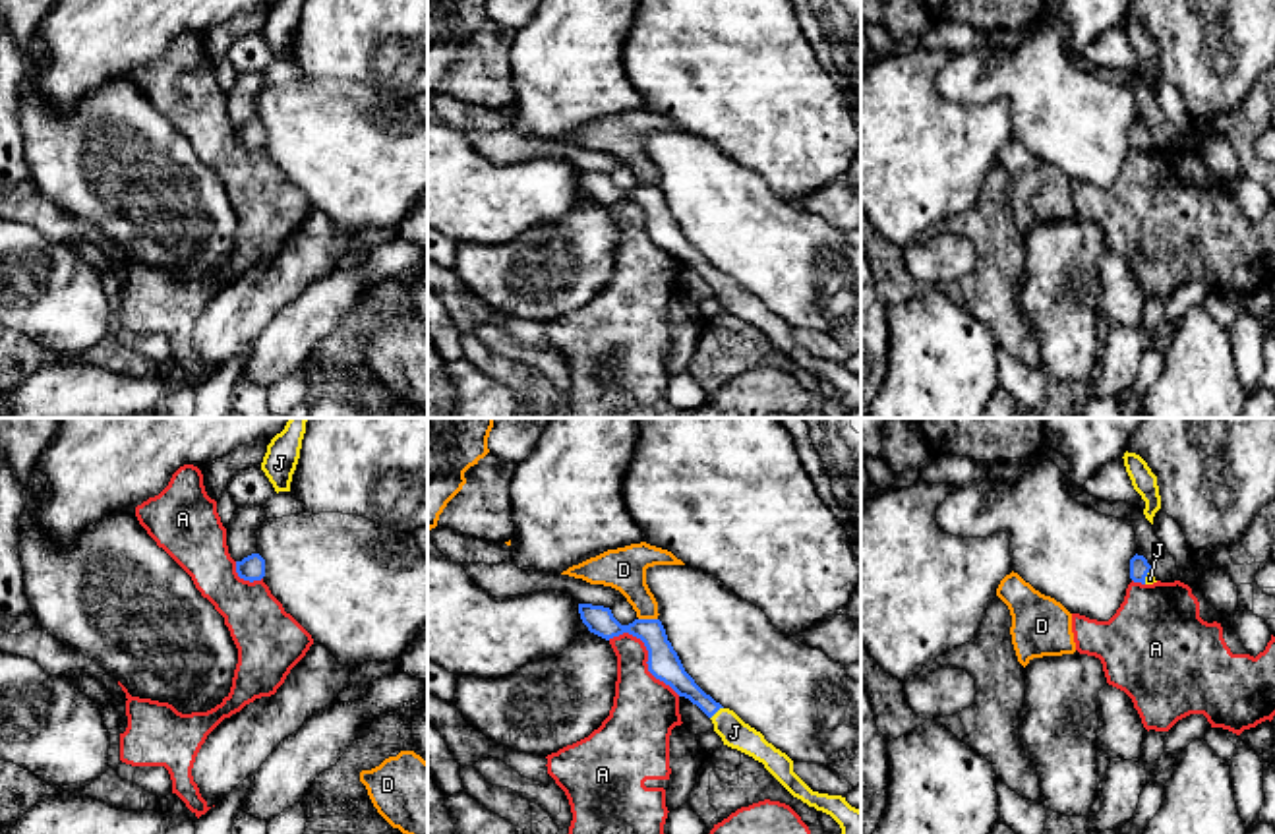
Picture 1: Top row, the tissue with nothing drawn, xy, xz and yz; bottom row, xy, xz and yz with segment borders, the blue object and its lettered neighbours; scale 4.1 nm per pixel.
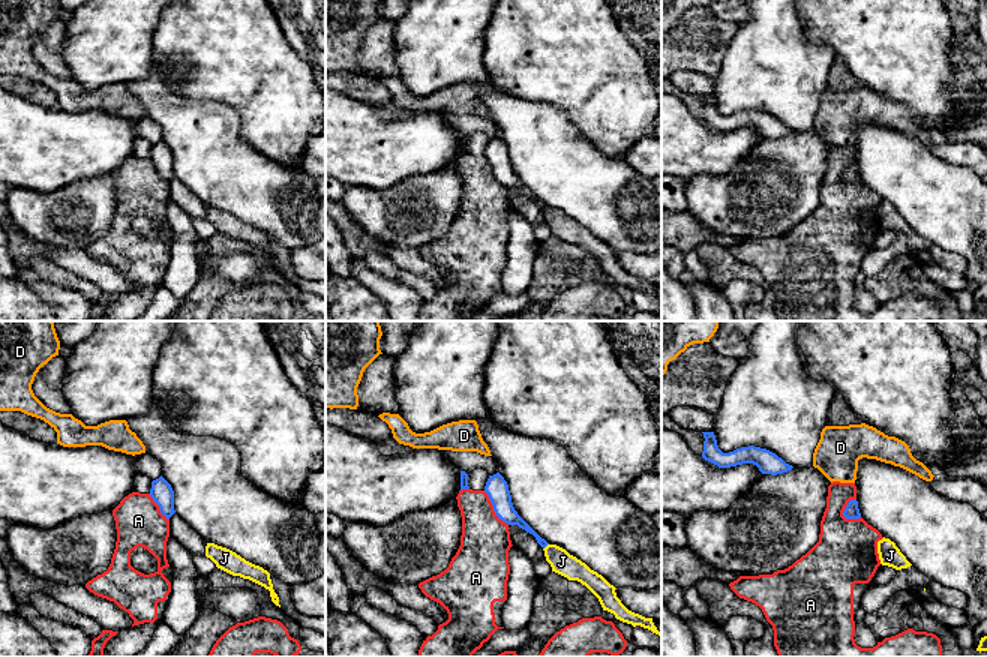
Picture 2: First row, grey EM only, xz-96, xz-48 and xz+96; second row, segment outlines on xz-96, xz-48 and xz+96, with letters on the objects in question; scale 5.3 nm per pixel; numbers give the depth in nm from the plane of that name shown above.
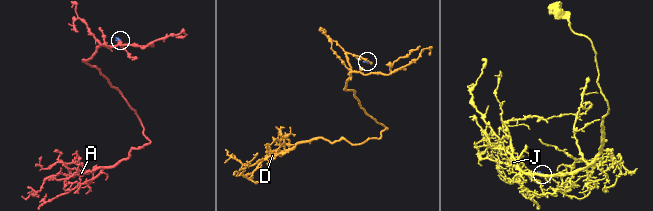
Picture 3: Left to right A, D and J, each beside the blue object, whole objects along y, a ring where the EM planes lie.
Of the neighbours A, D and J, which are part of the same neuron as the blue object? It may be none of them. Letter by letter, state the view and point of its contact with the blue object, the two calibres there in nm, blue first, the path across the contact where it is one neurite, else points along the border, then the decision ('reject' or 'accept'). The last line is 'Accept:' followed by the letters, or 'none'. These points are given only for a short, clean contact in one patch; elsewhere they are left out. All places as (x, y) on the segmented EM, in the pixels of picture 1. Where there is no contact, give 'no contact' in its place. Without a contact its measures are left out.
A: contact xz (649, 655); calibres 140 and 280 nm; reject
D: contact xz (649, 620); calibres 140 and 180 nm; border xz (639, 618), (656, 620); reject
J: contact xz (716, 711); calibres 110 and 120 nm; way xz (672, 672), (716, 711), (734, 732); accept
Accept: J

